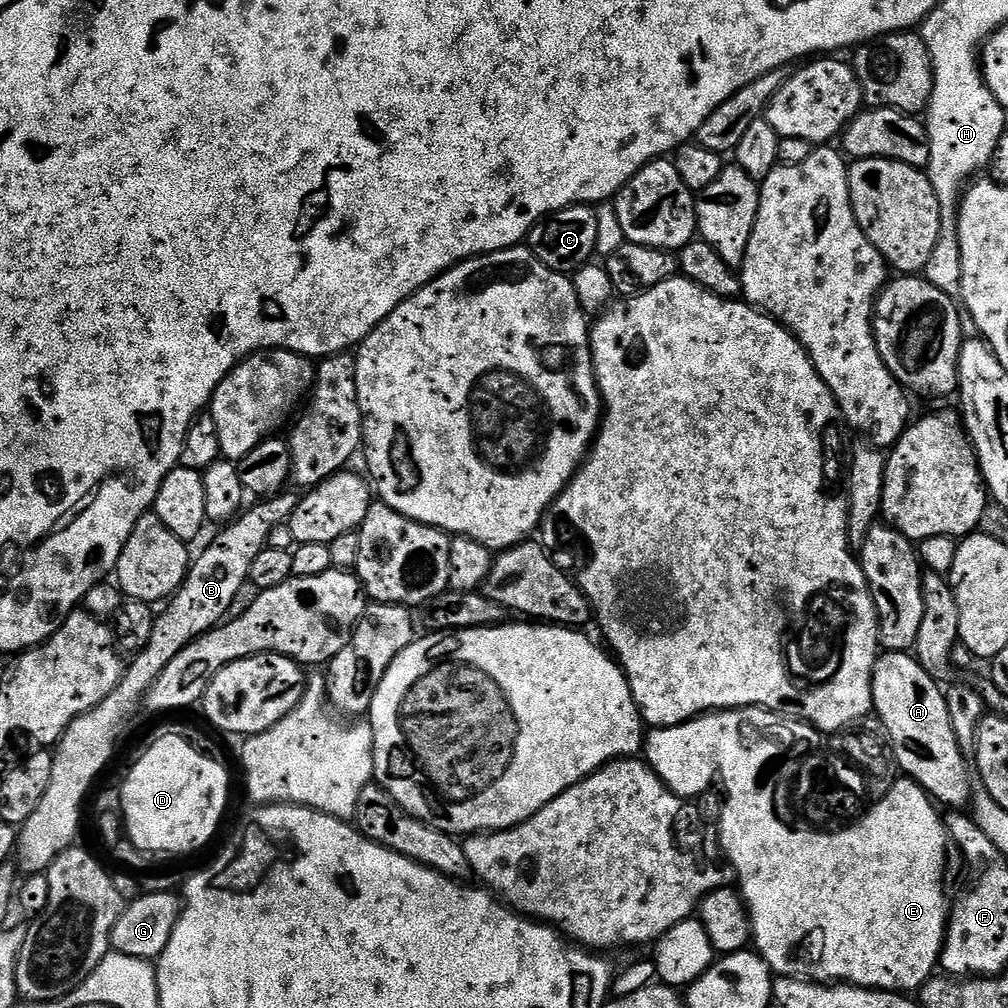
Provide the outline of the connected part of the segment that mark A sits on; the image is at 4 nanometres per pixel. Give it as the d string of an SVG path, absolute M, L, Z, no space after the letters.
M889 651L877 655L876 665L872 671L872 706L875 715L880 715L880 720L884 723L882 732L894 750L897 769L907 779L921 784L937 805L949 804L947 806L949 809L960 810L972 799L974 776L970 771L969 761L968 764L964 761L967 760L966 754L960 749L960 743L954 734L944 693L945 689L920 665L915 655Z

